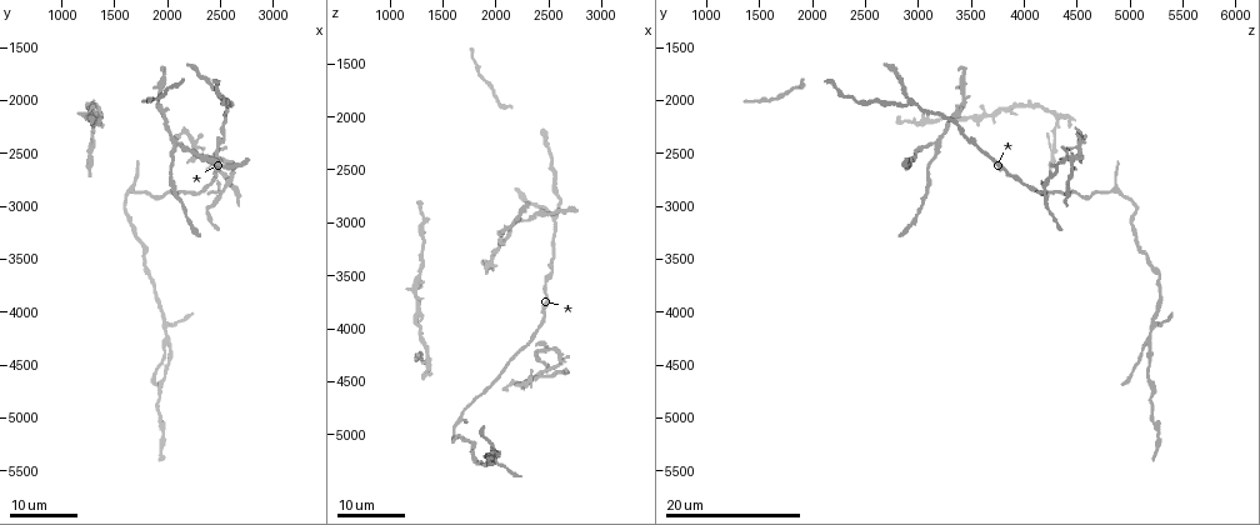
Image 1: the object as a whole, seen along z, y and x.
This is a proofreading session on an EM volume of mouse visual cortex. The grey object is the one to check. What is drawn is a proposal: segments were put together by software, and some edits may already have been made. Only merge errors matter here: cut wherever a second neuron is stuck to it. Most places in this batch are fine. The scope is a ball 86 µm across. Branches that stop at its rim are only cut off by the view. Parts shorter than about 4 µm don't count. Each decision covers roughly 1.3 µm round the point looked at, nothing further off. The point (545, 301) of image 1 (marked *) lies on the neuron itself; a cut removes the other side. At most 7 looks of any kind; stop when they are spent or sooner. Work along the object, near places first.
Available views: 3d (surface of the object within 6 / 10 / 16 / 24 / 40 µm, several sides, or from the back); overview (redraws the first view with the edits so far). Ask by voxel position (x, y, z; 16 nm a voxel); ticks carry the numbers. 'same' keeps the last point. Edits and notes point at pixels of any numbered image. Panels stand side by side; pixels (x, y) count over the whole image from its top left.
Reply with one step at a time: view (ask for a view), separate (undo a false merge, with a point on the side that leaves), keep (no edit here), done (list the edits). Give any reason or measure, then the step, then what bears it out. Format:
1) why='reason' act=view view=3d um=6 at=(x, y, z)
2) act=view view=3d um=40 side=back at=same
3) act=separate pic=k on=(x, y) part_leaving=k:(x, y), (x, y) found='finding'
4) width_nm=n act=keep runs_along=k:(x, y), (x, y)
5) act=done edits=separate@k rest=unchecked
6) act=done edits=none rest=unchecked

act=view view=3d um=16 at=(1280, 2160, 3440)

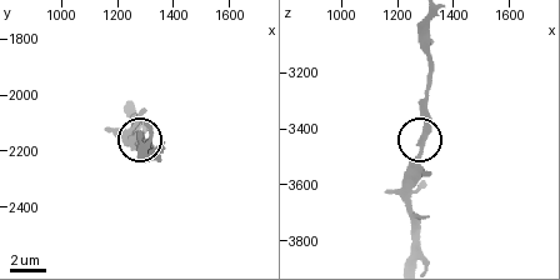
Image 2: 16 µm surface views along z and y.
act=view view=3d um=10 at=same

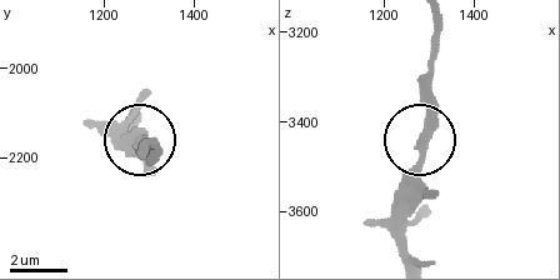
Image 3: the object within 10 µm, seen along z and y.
width_nm=380 act=keep found='continuous, no second neuron'

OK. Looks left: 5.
why='three arms meet' act=view view=3d um=24 at=(2060, 2400, 3200)

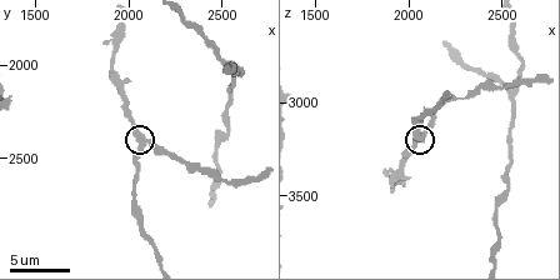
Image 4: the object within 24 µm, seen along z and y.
act=view view=3d um=10 at=same

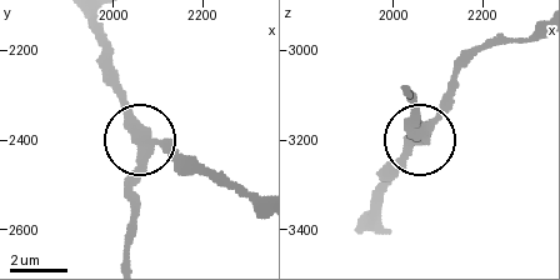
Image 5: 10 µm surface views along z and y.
act=keep found='continuous, no second neuron'

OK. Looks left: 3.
why='thin neck' act=view view=3d um=24 at=(2460, 2640, 3800)

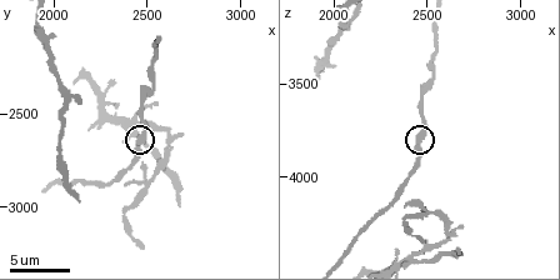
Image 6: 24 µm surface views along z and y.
act=view view=3d um=6 at=same

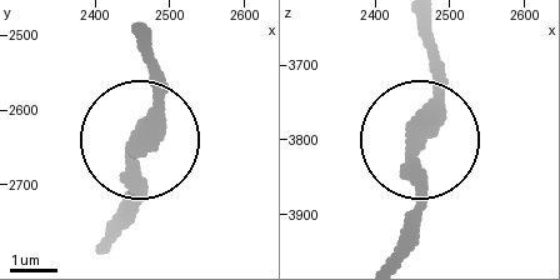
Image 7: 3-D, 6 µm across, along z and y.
why='from behind' act=view view=3d um=6 side=back at=same

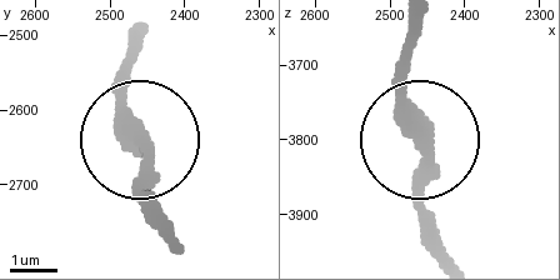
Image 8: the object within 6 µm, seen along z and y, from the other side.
act=keep runs_along=8:(133, 118), (144, 220) found='all the same neuron'

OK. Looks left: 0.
act=done edits=none rest=unchecked

